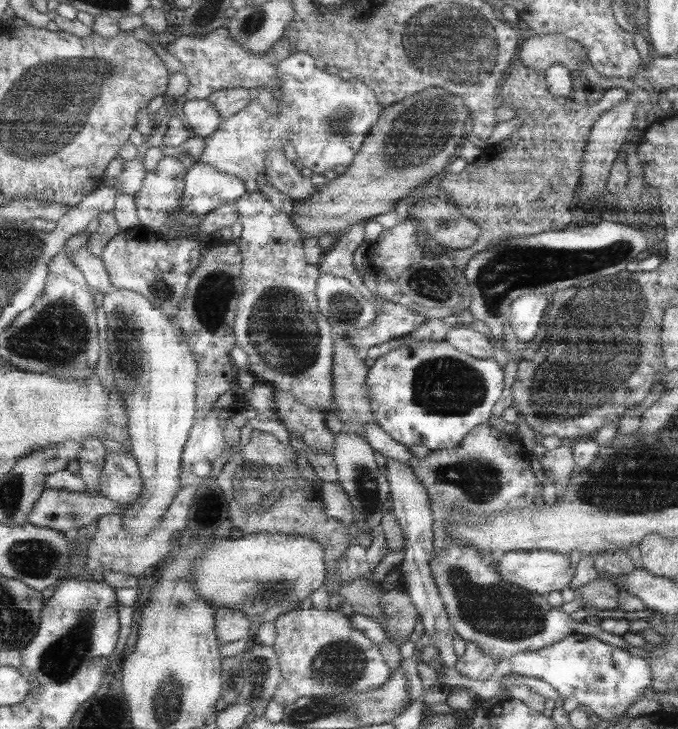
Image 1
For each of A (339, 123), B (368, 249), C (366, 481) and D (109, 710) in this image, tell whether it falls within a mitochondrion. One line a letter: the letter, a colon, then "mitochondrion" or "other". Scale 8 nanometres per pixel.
A: mitochondrion
B: other
C: mitochondrion
D: other

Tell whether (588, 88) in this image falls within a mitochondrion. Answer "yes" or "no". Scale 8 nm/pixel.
no

